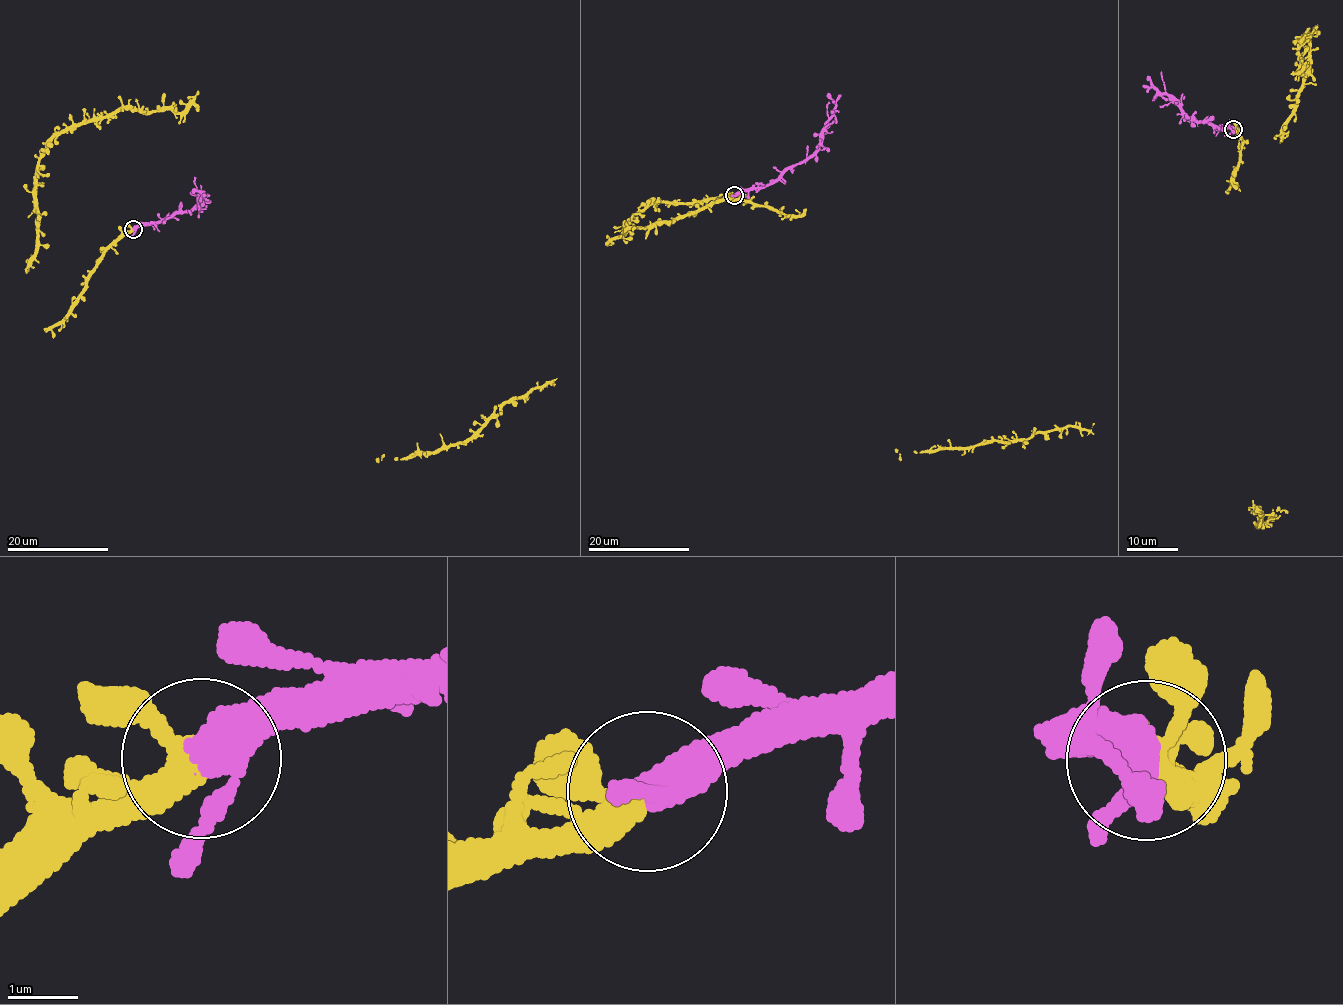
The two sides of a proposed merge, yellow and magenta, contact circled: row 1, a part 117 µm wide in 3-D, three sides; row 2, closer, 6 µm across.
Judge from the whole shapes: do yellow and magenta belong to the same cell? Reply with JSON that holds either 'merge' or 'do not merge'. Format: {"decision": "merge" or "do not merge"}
{"decision": "merge"}

